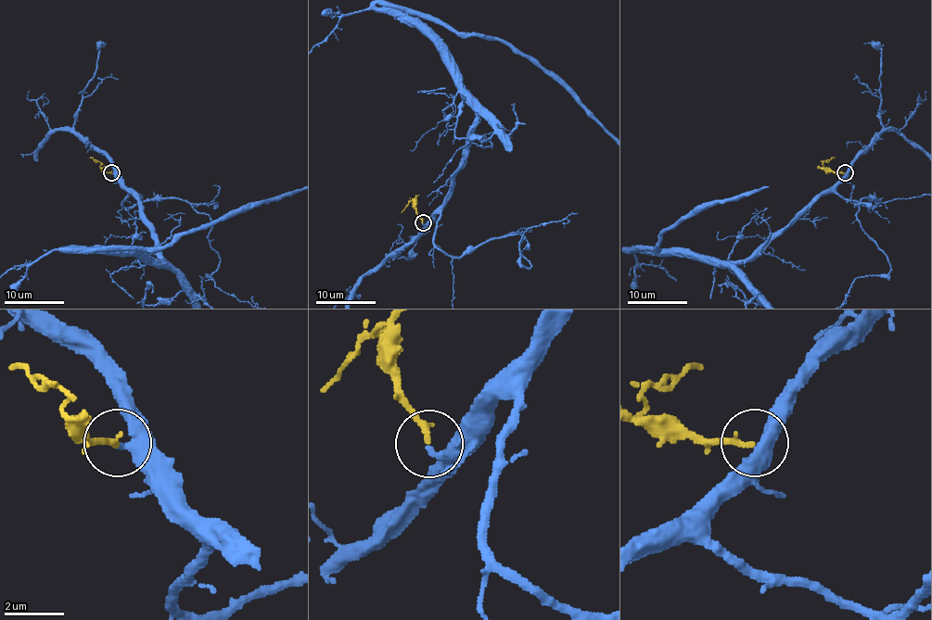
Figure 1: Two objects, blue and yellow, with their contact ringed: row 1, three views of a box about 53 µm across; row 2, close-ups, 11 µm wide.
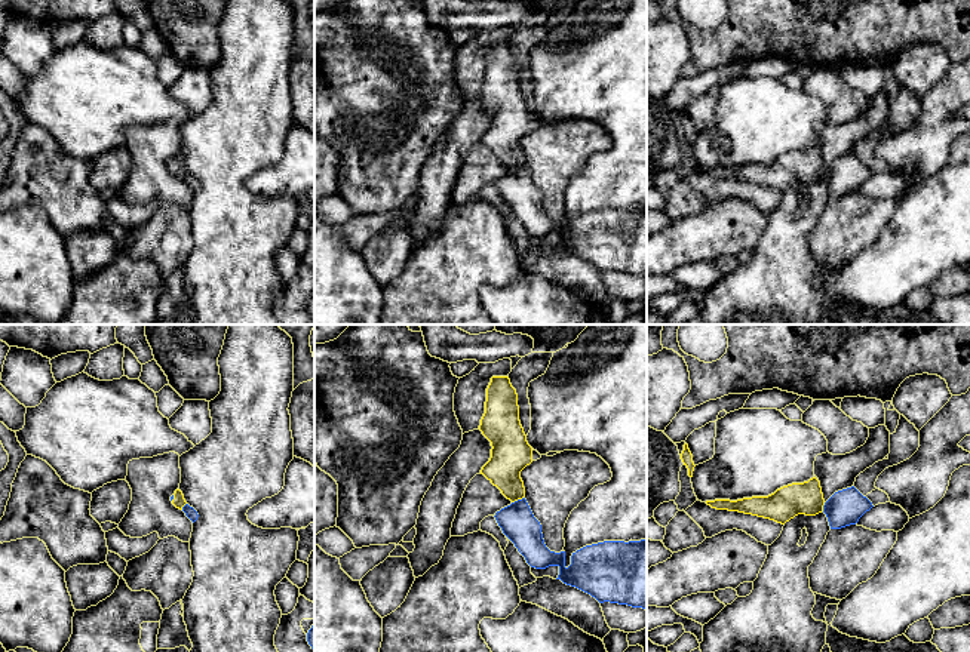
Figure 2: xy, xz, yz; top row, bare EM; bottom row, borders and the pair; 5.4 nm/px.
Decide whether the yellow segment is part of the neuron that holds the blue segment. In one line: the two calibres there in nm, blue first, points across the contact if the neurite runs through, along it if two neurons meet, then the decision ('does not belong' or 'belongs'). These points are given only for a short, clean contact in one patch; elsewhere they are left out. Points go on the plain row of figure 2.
calibres 190 and 200 nm; way xz (516, 188), (518, 168), (509, 150), (509, 123); belongs

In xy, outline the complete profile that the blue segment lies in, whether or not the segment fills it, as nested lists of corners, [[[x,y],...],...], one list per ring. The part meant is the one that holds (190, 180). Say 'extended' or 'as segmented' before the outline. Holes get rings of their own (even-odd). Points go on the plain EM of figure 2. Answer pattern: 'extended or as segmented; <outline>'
extended; [[[179,157],[175,159],[175,162],[171,164],[171,169],[176,176],[182,178],[193,191],[197,188],[197,179],[185,170]]]

